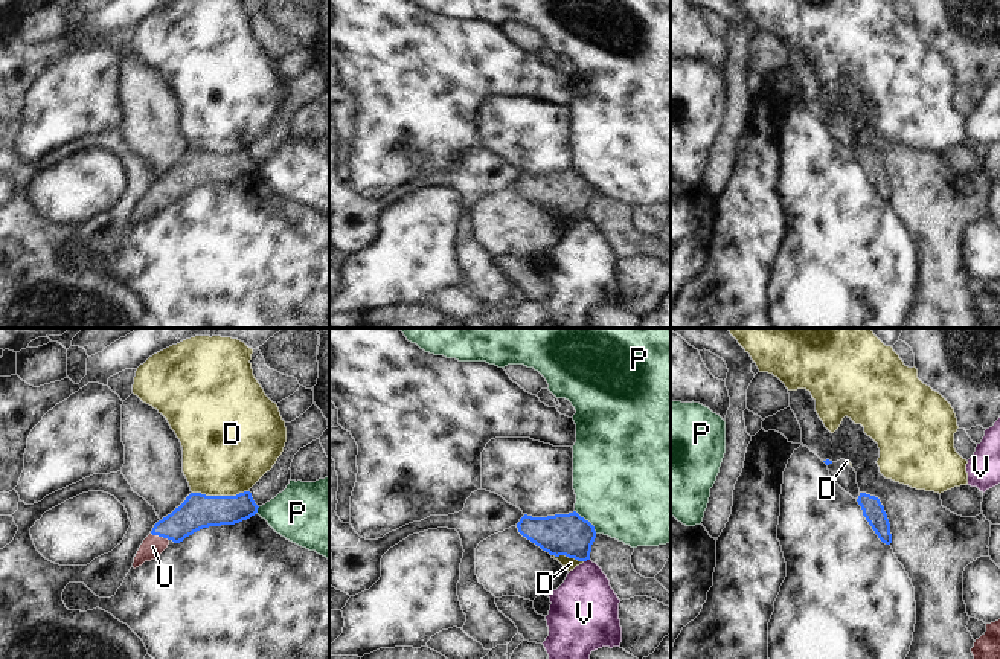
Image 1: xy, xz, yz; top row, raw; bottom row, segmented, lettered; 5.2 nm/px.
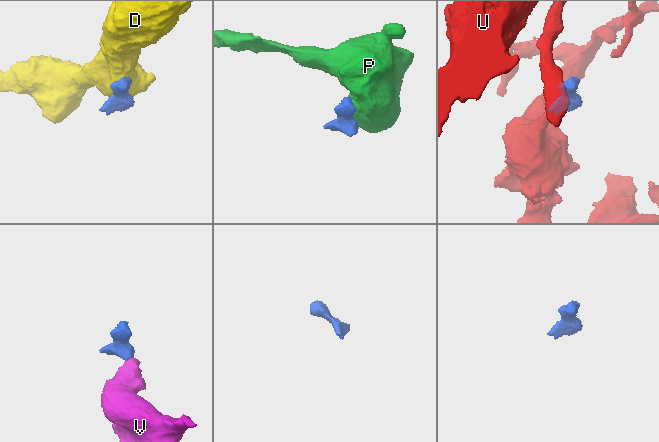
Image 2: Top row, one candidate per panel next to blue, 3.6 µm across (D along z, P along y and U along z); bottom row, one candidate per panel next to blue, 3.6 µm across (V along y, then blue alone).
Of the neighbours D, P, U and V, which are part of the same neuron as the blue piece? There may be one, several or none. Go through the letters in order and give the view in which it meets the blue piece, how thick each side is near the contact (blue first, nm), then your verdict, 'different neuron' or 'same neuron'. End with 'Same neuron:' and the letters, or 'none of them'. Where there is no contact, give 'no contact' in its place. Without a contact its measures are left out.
D: xy | 180/460 nm | different neuron
P: xz | 220/500 nm | different neuron
U: xy | 180/110 nm | same neuron
V: xz | 220/360 nm | different neuron
Same neuron: U

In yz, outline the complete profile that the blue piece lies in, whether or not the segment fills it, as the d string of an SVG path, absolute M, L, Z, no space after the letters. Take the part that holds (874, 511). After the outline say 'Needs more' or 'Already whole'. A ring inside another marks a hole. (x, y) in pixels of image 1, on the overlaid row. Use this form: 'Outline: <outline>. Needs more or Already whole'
Outline: M860 493L857 502L861 506L863 516L866 517L878 538L883 543L890 545L892 543L890 523L880 499L866 493Z. Already whole.

